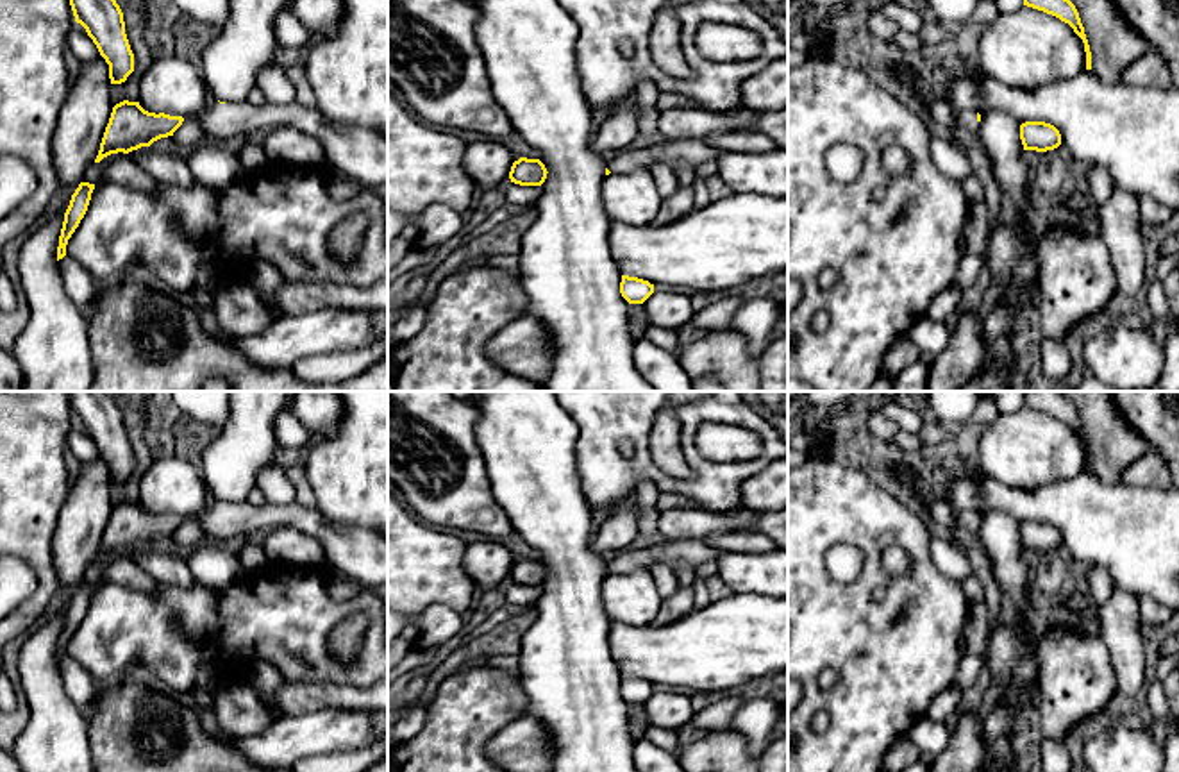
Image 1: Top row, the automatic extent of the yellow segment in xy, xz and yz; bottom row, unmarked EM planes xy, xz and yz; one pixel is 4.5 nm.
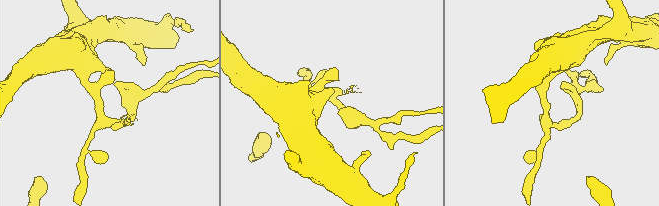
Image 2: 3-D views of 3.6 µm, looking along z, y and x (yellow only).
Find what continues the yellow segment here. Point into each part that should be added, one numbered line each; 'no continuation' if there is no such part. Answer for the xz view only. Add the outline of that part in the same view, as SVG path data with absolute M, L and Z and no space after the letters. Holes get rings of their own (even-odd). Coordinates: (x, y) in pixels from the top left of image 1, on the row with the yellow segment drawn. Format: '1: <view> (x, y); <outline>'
1: xz (694, 152); M704 138L698 139L677 139L668 145L654 145L648 148L627 152L616 157L611 163L606 163L606 168L615 172L629 172L634 168L652 170L656 163L665 163L668 166L693 166L698 168L706 161L718 161L722 148L709 145Z

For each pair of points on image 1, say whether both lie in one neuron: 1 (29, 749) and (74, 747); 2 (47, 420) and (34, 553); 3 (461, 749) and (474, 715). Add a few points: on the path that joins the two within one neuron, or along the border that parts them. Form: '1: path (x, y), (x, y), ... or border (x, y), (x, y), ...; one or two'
1: path (40, 749), (63, 747); one
2: path (33, 453), (33, 520); one
3: path (461, 740), (461, 728), (465, 724); one

